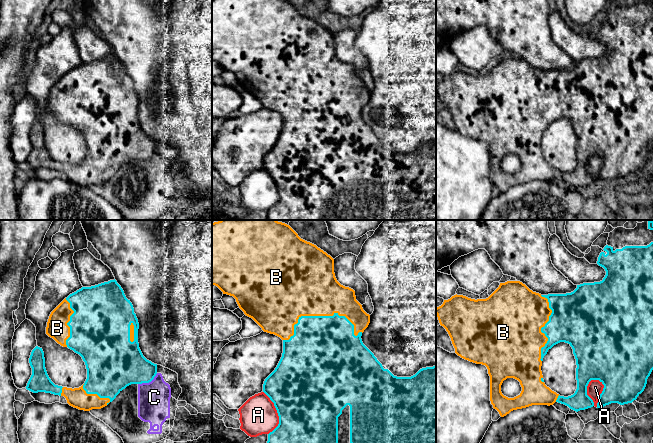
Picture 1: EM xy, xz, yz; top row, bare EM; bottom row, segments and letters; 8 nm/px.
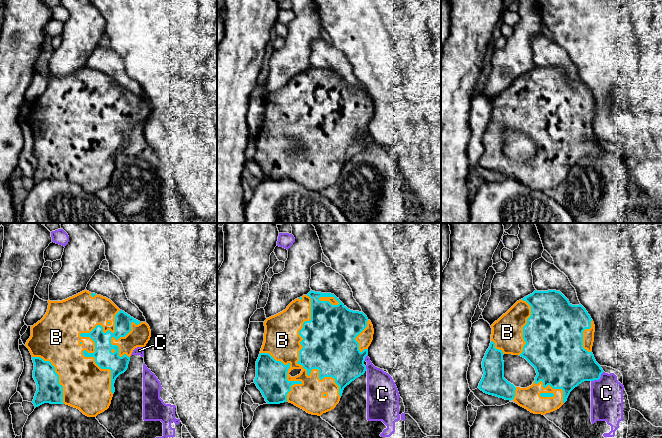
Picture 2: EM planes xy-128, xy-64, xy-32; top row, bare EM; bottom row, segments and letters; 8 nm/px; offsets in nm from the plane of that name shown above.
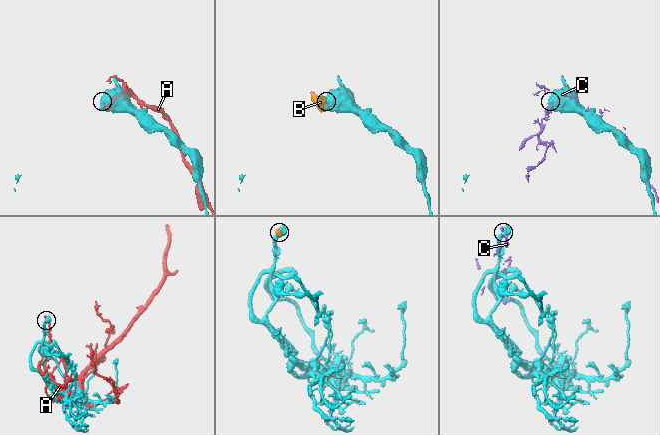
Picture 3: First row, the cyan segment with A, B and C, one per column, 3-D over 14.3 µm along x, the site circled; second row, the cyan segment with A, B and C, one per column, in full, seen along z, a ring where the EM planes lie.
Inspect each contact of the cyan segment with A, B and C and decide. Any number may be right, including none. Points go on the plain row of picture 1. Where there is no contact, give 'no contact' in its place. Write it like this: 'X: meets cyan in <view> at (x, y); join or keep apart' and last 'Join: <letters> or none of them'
A: meets cyan in yz at (603, 166); keep apart
B: meets cyan in xz at (321, 92); join
C: meets cyan in xy at (148, 158); keep apart
Join: B

